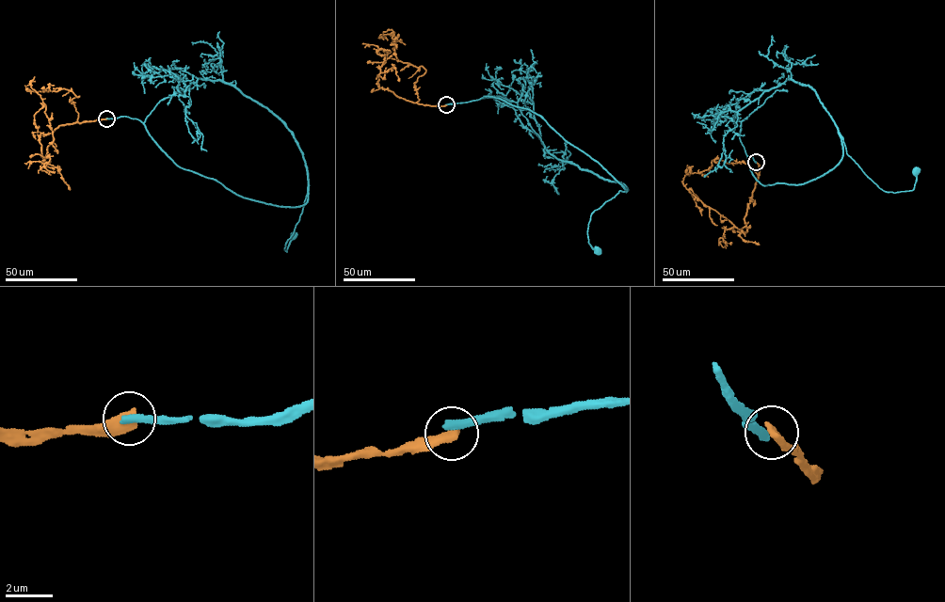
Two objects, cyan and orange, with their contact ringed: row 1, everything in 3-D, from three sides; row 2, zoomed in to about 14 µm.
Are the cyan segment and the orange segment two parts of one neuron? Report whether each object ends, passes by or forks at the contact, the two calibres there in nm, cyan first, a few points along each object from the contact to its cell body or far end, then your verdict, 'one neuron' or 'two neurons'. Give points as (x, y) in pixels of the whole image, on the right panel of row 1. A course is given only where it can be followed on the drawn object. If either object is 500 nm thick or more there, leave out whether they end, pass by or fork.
cyan ends | orange ends | 360/480 nm | cyan via (756, 163), (749, 155), (763, 185), (802, 184), (838, 165), (840, 134), (885, 191), (912, 190), (917, 173) | orange via (756, 162), (760, 171), (744, 219), (745, 232), (706, 206), (683, 185), (687, 165) | two neurons

